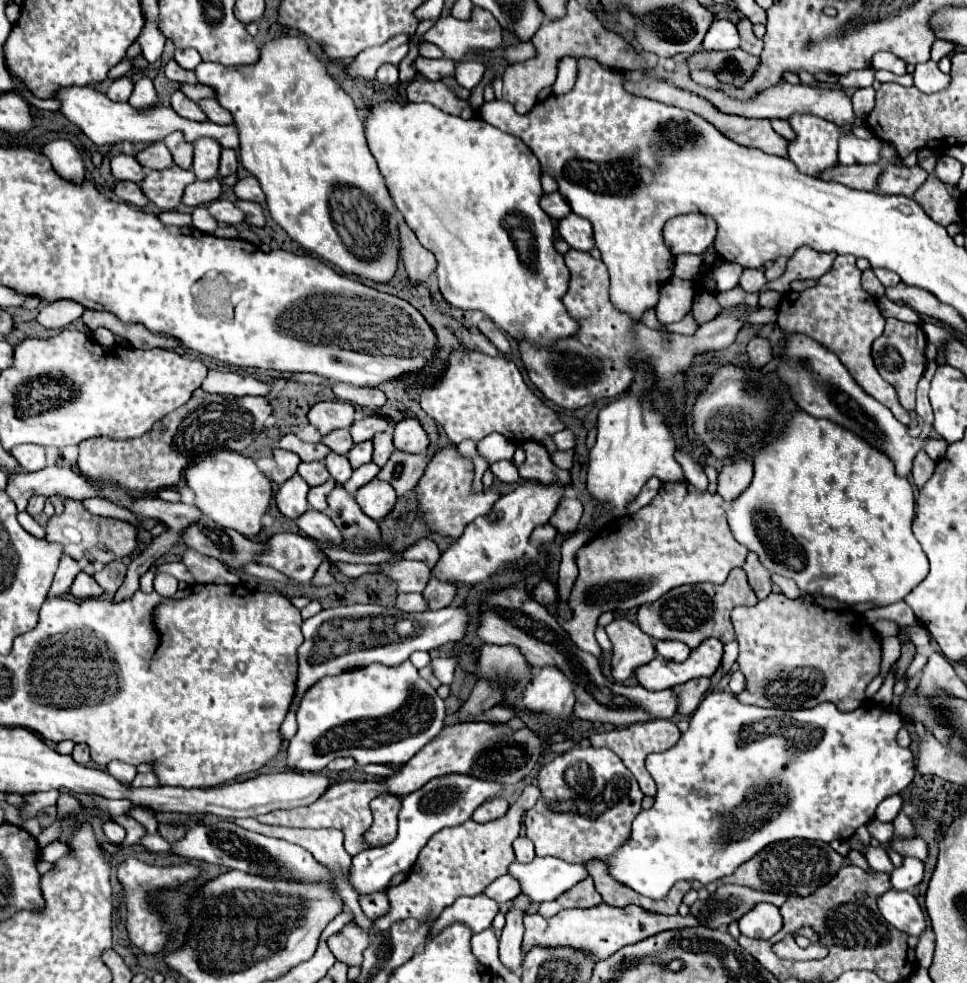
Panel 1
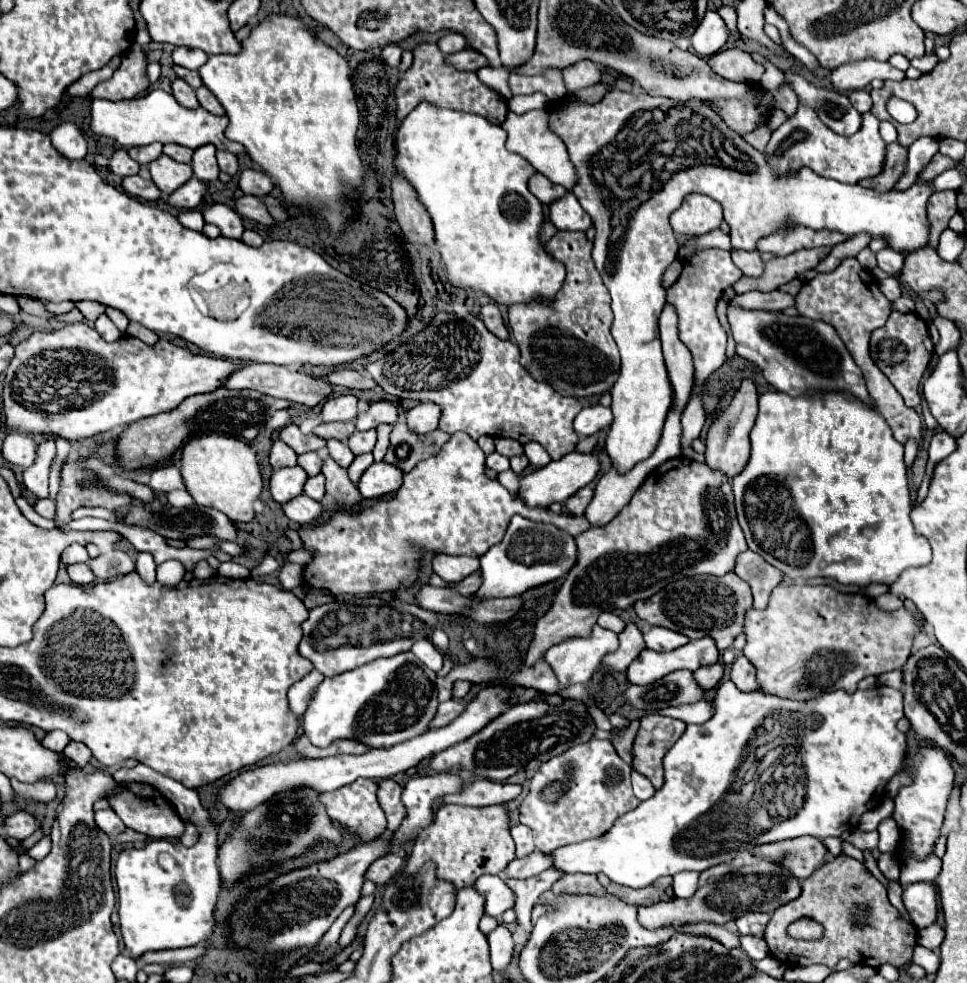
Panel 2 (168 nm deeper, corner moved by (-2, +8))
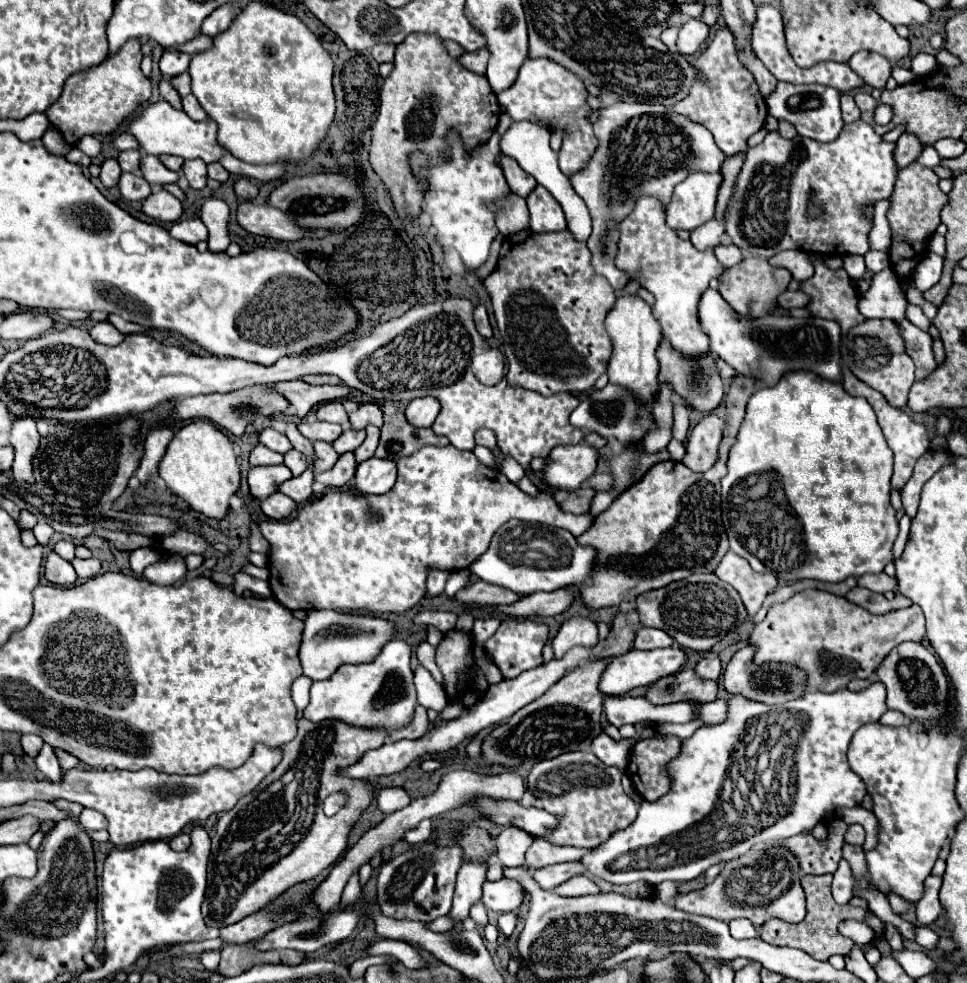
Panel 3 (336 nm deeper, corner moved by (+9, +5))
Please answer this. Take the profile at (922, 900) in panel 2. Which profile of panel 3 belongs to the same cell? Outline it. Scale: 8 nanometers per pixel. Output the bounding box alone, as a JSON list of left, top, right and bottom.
[914,876,942,926]

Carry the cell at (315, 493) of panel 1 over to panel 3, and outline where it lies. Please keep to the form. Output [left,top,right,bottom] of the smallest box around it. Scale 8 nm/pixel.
[280,468,314,504]

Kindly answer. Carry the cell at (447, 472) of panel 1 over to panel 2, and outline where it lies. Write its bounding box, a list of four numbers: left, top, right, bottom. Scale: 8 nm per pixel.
[299,433,591,597]

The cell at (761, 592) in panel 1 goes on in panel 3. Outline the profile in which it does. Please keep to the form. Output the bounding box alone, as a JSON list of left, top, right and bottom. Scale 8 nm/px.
[714,552,778,616]

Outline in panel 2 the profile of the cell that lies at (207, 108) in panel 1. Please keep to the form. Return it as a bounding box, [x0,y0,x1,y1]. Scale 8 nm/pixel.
[197,87,225,115]

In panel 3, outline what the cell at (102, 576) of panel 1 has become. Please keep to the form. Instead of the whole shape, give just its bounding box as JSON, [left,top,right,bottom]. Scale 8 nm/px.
[72,558,102,580]

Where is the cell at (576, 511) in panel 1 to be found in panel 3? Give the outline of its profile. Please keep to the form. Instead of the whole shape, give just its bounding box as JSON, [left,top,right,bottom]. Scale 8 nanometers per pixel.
[560,488,594,514]

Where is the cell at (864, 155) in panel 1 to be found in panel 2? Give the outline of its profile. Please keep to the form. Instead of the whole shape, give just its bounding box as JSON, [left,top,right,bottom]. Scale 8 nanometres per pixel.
[785,73,861,135]

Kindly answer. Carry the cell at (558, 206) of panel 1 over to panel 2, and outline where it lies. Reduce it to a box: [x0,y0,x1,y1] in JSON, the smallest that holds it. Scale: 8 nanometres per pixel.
[529,173,567,205]

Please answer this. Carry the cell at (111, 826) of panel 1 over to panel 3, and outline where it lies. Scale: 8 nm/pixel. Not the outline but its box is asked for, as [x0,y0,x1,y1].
[78,808,108,830]

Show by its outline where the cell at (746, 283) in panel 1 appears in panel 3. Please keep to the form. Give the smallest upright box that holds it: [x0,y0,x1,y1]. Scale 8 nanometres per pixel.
[714,244,742,268]

